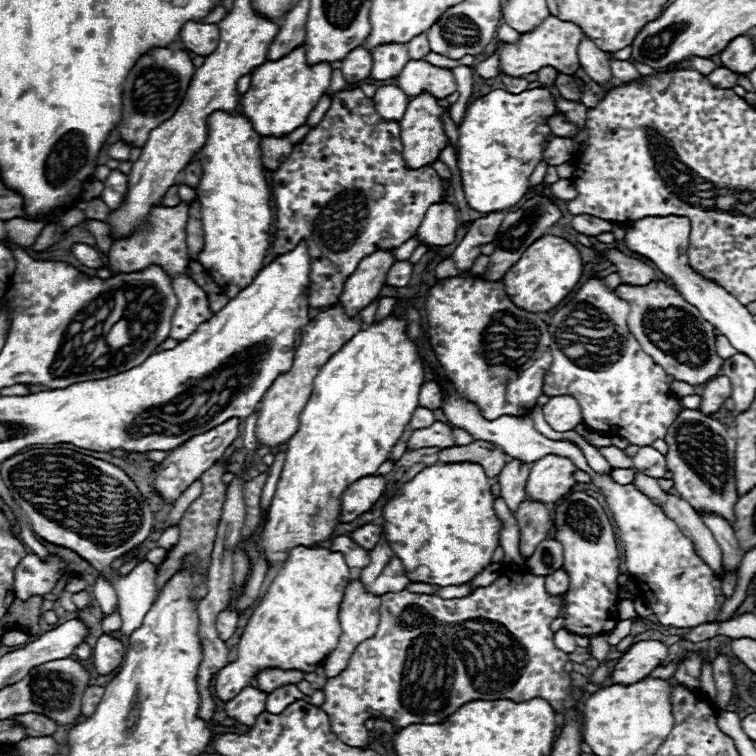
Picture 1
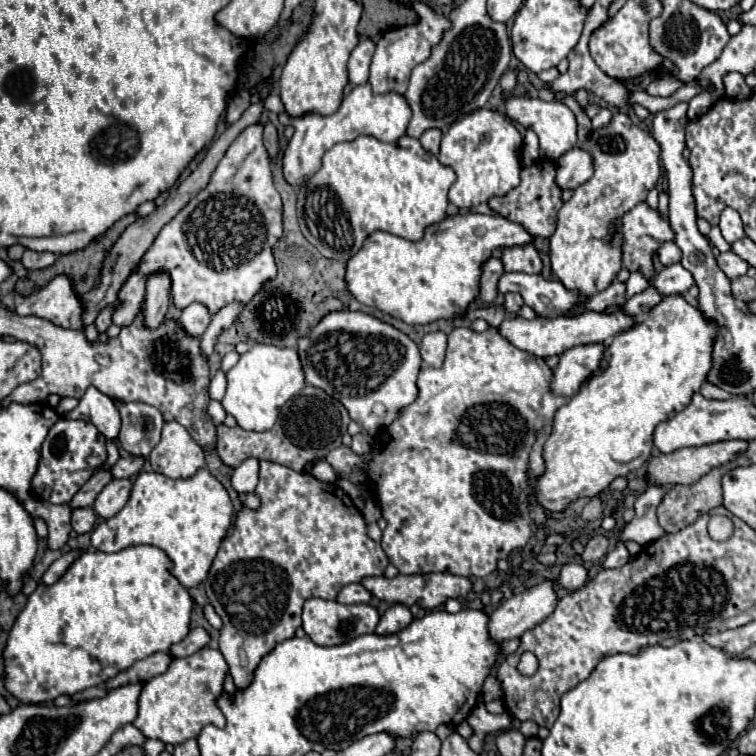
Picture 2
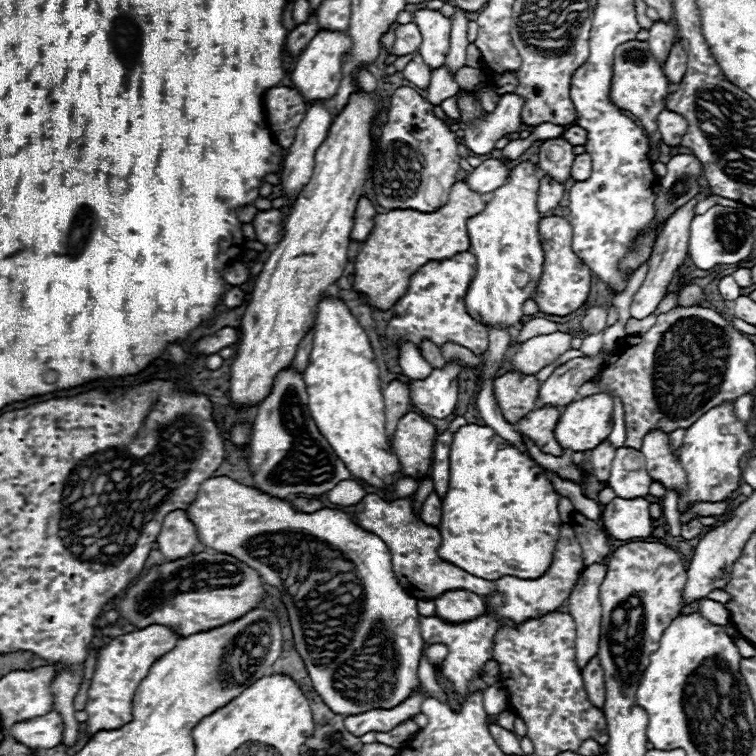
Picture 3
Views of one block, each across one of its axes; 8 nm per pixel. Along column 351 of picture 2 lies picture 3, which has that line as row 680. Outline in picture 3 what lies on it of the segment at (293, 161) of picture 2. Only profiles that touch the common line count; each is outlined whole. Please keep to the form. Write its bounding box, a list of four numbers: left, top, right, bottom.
[86,624,182,736]

